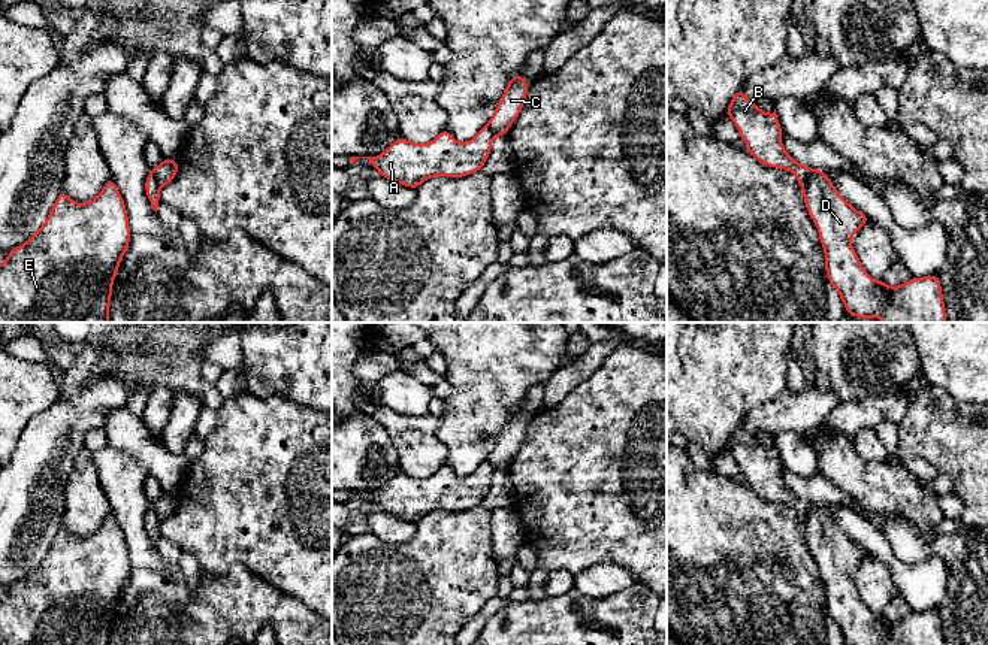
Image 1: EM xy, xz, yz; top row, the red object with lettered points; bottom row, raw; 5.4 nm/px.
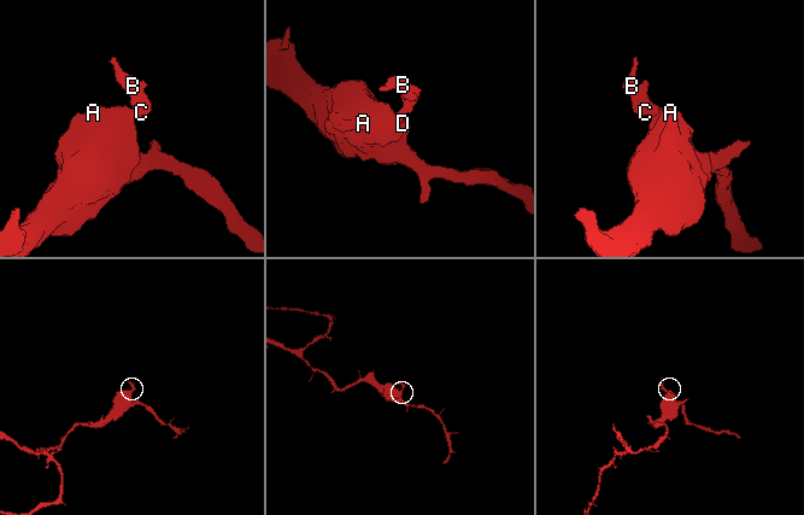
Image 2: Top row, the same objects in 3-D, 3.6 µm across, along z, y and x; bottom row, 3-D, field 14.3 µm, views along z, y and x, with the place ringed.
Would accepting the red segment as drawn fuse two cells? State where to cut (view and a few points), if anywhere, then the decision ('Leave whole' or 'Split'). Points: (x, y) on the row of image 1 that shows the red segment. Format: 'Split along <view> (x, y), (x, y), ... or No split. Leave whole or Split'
Split along yz (812, 169), (803, 188). Split

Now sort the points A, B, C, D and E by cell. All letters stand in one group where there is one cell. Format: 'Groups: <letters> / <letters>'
Groups: A D E / B C

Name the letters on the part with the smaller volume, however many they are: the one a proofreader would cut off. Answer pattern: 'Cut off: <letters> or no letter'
Cut off: B, C

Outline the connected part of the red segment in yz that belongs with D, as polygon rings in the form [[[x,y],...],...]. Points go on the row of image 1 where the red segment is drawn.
[[[812,169],[803,199],[819,231],[827,278],[849,315],[883,322],[946,322],[939,275],[889,287],[864,270],[850,237],[870,218],[846,202],[821,169]]]

